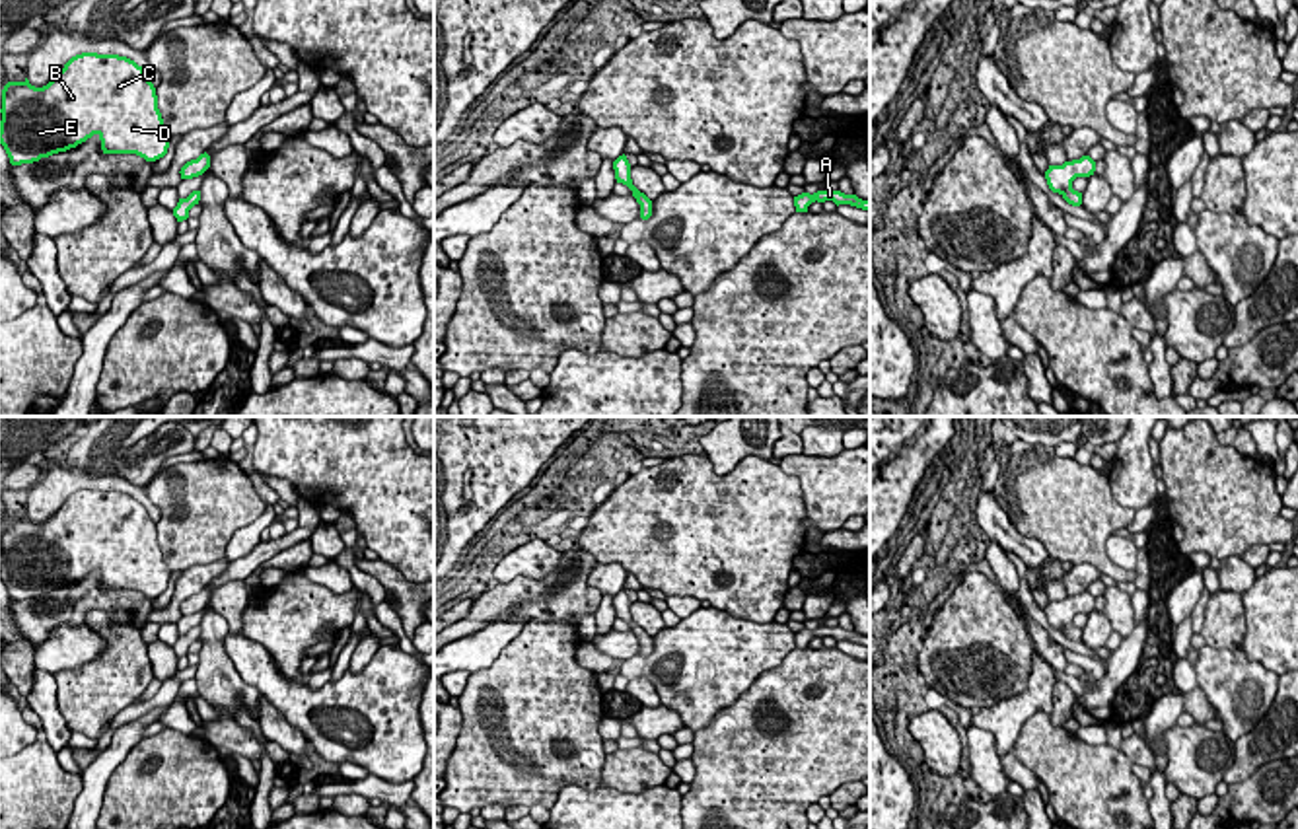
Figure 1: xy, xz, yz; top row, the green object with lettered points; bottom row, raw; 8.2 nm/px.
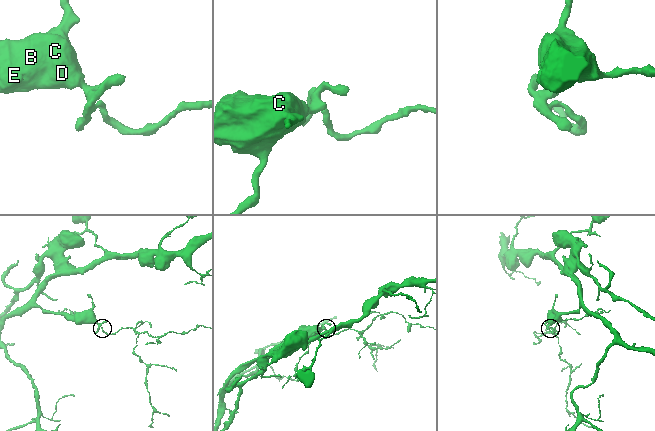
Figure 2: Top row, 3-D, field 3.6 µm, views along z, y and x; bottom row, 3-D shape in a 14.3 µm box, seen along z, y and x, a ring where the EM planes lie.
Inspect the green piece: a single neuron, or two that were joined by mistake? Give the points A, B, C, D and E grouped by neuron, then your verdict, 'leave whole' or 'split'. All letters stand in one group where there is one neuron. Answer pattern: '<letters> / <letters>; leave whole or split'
A B C D E; leave whole

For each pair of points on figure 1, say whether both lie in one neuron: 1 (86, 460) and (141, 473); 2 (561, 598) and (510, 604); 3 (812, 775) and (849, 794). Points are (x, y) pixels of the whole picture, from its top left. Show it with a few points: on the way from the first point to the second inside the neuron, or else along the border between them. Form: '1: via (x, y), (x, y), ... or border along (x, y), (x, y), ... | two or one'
1: border along (146, 436), (139, 438), (115, 462), (113, 475) | two
2: via (549, 598), (522, 598) | one
3: border along (849, 781), (828, 794) | two

